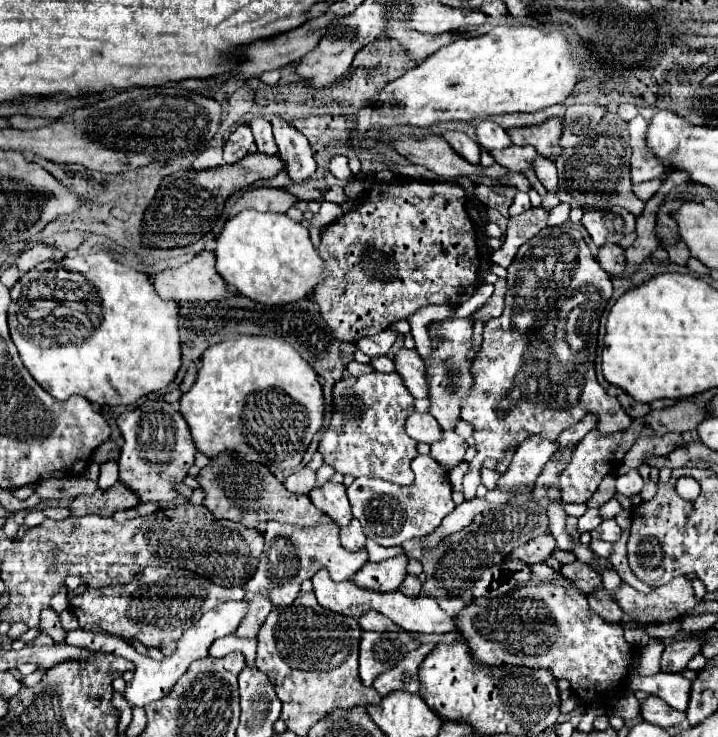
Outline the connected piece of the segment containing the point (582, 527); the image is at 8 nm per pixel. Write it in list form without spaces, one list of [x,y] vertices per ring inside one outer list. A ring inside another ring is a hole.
[[[595,507],[595,509],[587,509],[583,517],[579,517],[579,531],[593,531],[599,523],[603,521],[601,517],[601,509]]]

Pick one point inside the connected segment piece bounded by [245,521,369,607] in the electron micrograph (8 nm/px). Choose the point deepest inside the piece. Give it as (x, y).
(292, 554)

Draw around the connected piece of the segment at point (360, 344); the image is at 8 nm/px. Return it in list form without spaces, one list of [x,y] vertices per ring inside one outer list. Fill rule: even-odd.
[[[381,331],[377,335],[371,335],[371,337],[361,337],[355,341],[355,347],[361,349],[363,353],[367,353],[369,357],[375,357],[375,355],[387,355],[389,347],[393,345],[397,333],[395,331]]]

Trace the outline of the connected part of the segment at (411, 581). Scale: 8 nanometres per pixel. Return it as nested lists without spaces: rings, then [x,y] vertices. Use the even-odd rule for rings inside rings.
[[[407,575],[403,581],[403,587],[399,587],[399,591],[407,597],[417,597],[421,591],[421,581],[415,575]]]

